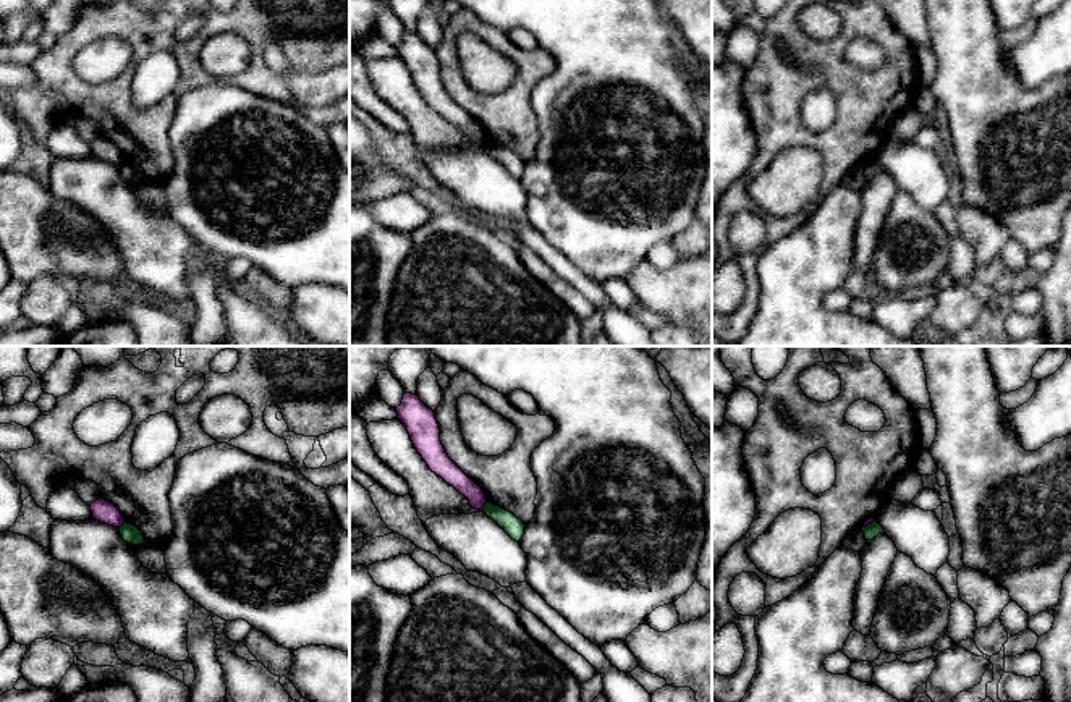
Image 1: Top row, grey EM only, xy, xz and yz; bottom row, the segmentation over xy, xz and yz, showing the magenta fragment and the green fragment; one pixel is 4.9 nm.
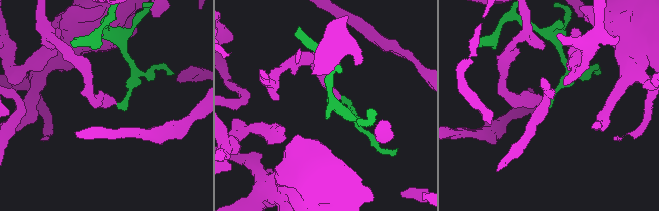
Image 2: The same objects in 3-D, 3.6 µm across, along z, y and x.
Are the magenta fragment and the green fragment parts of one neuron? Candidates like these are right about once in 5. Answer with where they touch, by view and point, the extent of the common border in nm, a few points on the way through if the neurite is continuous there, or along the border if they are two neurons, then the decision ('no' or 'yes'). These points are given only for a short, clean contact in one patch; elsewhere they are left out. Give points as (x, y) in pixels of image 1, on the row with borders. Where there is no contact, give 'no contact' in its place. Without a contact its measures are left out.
xz (484, 505) | 60 nm | along xz (487, 502), (481, 510) | no

